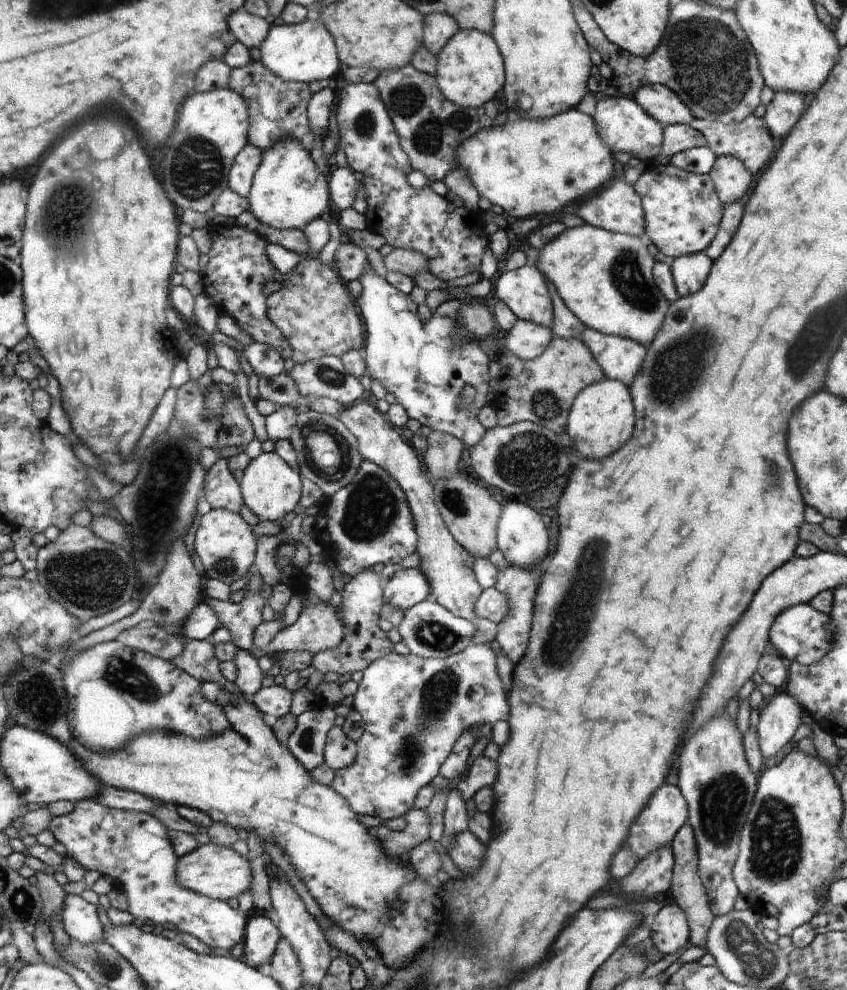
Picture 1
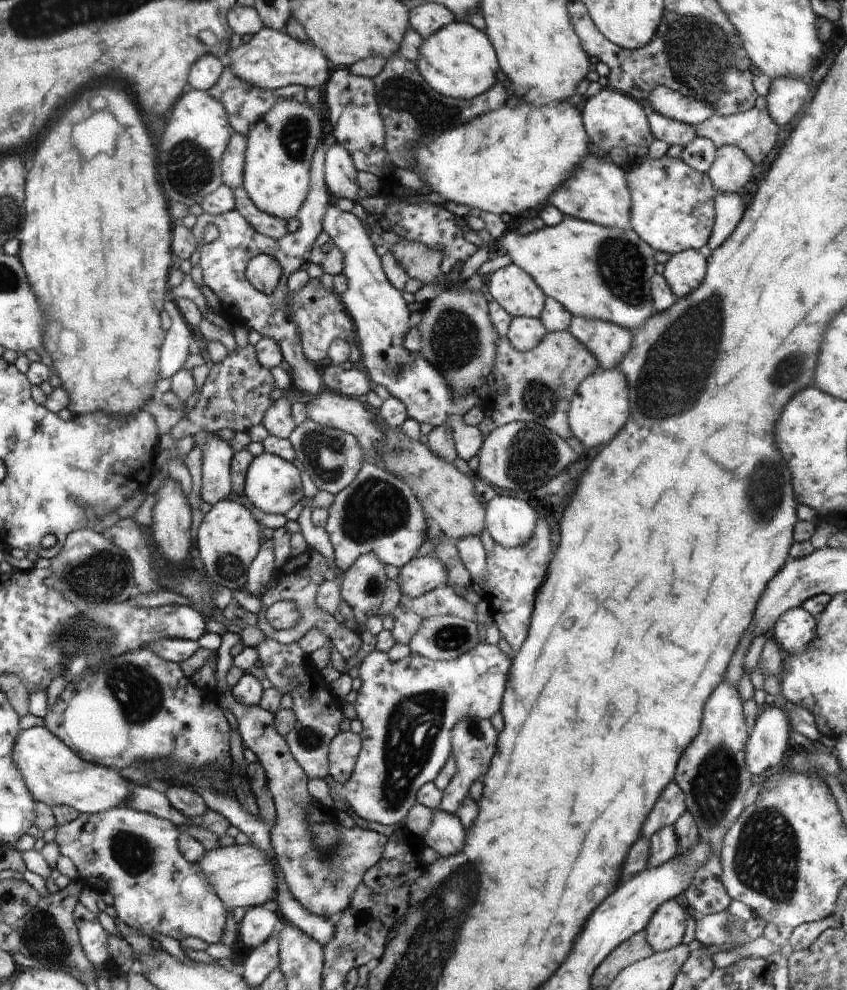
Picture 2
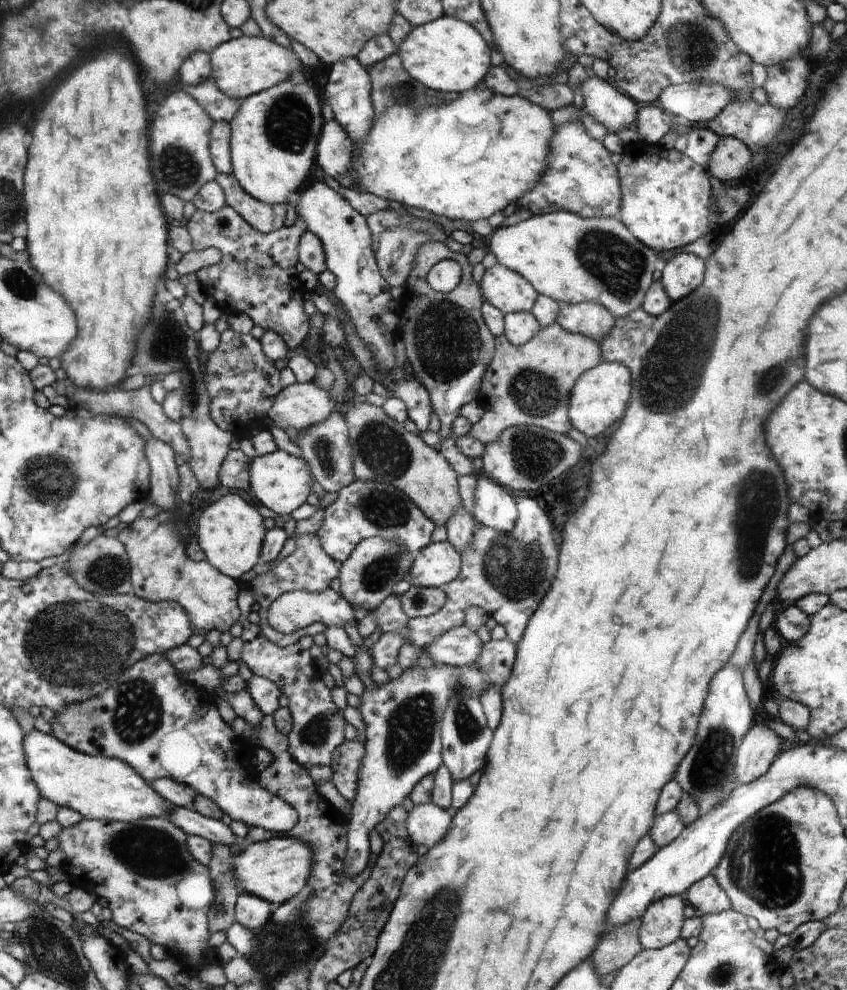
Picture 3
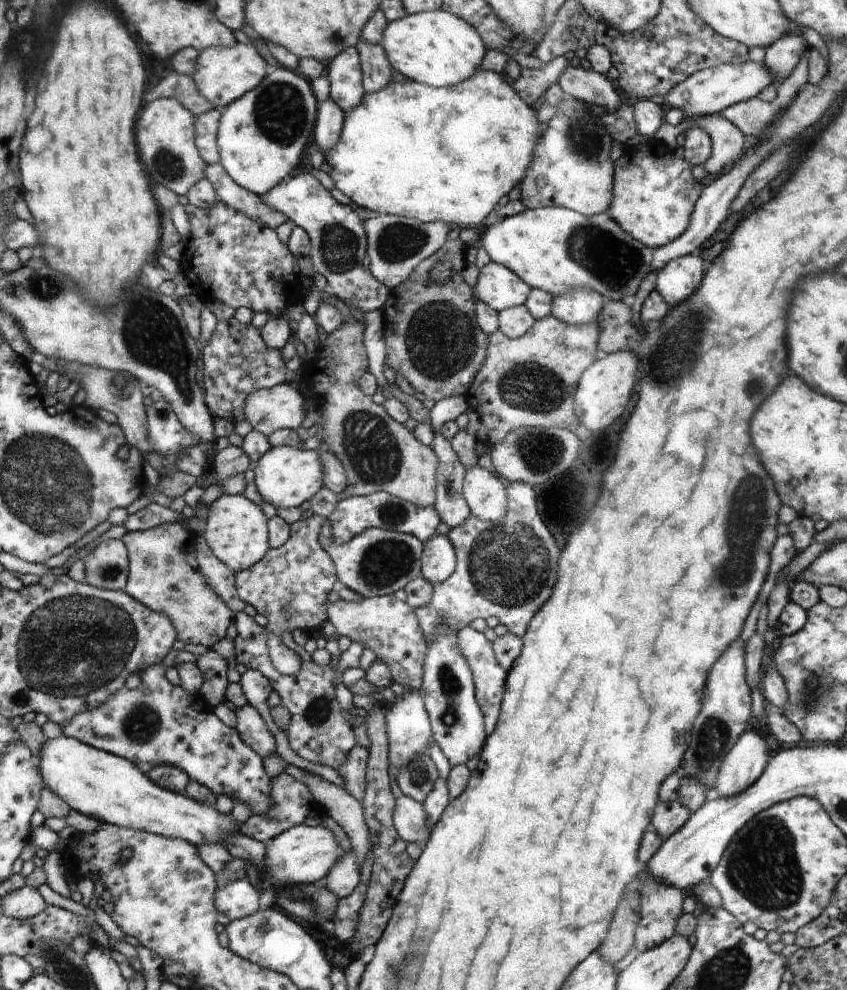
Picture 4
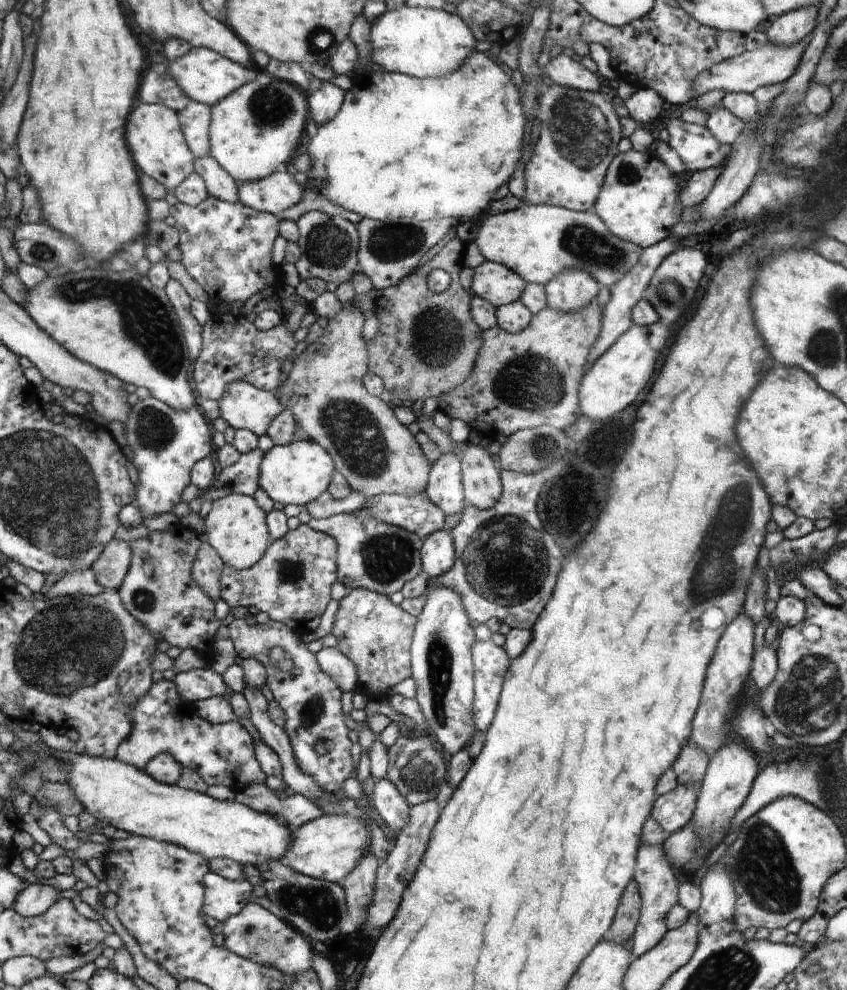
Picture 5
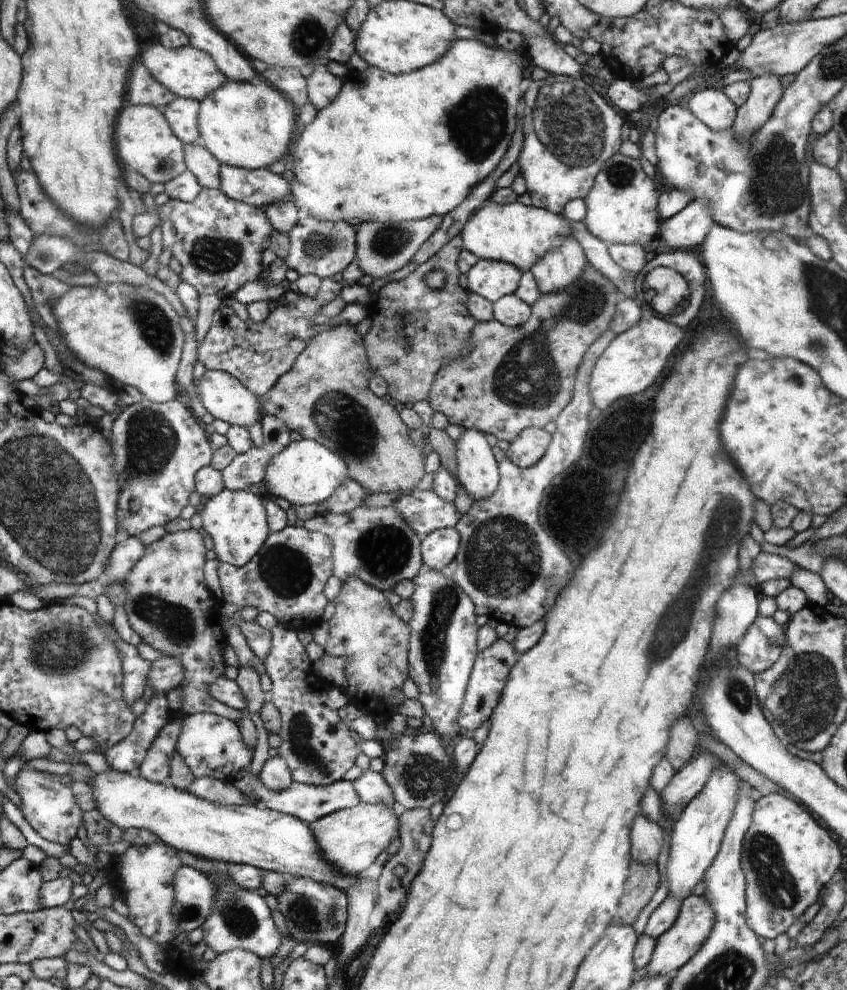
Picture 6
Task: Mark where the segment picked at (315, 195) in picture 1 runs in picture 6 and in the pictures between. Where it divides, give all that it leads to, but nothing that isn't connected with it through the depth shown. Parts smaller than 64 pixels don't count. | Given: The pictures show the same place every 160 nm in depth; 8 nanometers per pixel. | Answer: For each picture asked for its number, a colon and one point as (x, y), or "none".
2: (279, 146)
3: (273, 137)
4: (261, 135)
5: (255, 129)
6: (249, 125)

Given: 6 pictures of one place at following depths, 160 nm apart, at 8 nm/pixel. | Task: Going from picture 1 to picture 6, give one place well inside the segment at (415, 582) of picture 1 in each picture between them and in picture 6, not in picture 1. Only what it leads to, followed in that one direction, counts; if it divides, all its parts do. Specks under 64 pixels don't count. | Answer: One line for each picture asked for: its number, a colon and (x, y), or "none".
2: (423, 574)
3: (438, 564)
4: (438, 562)
5: (438, 554)
6: (440, 548)

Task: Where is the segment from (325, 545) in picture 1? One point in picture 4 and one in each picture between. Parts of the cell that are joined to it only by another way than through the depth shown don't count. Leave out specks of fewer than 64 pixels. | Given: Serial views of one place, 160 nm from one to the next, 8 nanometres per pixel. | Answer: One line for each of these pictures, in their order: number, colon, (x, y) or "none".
2: (378, 512)
3: (363, 509)
4: (353, 515)

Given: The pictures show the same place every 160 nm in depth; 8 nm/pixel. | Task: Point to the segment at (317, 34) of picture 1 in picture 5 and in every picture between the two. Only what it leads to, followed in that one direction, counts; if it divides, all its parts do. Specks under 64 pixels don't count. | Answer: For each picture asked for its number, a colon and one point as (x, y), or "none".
2: (270, 60)
3: (245, 66)
4: (223, 74)
5: (205, 75)

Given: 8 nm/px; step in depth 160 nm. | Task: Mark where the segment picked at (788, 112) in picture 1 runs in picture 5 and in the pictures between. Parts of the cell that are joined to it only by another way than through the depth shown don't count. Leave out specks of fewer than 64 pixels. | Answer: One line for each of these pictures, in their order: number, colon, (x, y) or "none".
2: (786, 95)
3: (785, 83)
4: (781, 59)
5: (787, 30)

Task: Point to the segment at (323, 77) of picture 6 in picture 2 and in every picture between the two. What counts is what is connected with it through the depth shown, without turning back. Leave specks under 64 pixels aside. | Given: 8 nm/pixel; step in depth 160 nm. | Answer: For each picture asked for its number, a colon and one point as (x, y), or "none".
2: (340, 174)
3: (335, 149)
4: (331, 117)
5: (325, 103)

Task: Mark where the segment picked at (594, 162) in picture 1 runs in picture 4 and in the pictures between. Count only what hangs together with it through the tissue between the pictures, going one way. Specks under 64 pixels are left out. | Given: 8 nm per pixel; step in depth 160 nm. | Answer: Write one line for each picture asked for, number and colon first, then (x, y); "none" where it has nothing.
2: (511, 159)
3: (467, 159)
4: (448, 154)

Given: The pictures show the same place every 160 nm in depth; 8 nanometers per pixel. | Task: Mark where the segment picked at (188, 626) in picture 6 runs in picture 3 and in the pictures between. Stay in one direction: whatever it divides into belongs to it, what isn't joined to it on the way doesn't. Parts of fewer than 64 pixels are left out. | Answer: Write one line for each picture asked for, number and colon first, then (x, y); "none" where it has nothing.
3: (161, 570)
4: (163, 575)
5: (159, 590)

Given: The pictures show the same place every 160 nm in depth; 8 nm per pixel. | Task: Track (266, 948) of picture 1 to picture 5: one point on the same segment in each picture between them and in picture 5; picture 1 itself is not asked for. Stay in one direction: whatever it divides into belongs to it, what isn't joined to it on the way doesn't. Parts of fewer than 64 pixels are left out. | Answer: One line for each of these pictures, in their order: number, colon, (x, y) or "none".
2: (259, 923)
3: (253, 912)
4: (236, 900)
5: (224, 898)

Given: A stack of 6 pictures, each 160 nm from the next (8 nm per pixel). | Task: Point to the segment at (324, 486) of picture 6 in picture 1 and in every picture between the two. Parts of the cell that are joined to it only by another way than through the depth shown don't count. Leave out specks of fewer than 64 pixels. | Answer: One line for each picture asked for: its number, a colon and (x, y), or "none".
1: (271, 489)
2: (272, 484)
3: (279, 480)
4: (285, 476)
5: (297, 473)

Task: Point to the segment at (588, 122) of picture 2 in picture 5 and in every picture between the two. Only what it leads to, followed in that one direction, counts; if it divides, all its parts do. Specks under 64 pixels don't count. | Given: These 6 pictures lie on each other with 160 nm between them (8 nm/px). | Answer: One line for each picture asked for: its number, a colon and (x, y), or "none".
3: (603, 102)
4: (590, 87)
5: (566, 72)

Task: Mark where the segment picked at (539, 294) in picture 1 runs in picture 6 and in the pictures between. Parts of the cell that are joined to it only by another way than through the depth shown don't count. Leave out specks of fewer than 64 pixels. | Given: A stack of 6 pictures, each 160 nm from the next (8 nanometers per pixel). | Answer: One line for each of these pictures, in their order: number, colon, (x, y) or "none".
2: (517, 292)
3: (509, 291)
4: (500, 287)
5: (496, 283)
6: (493, 280)

